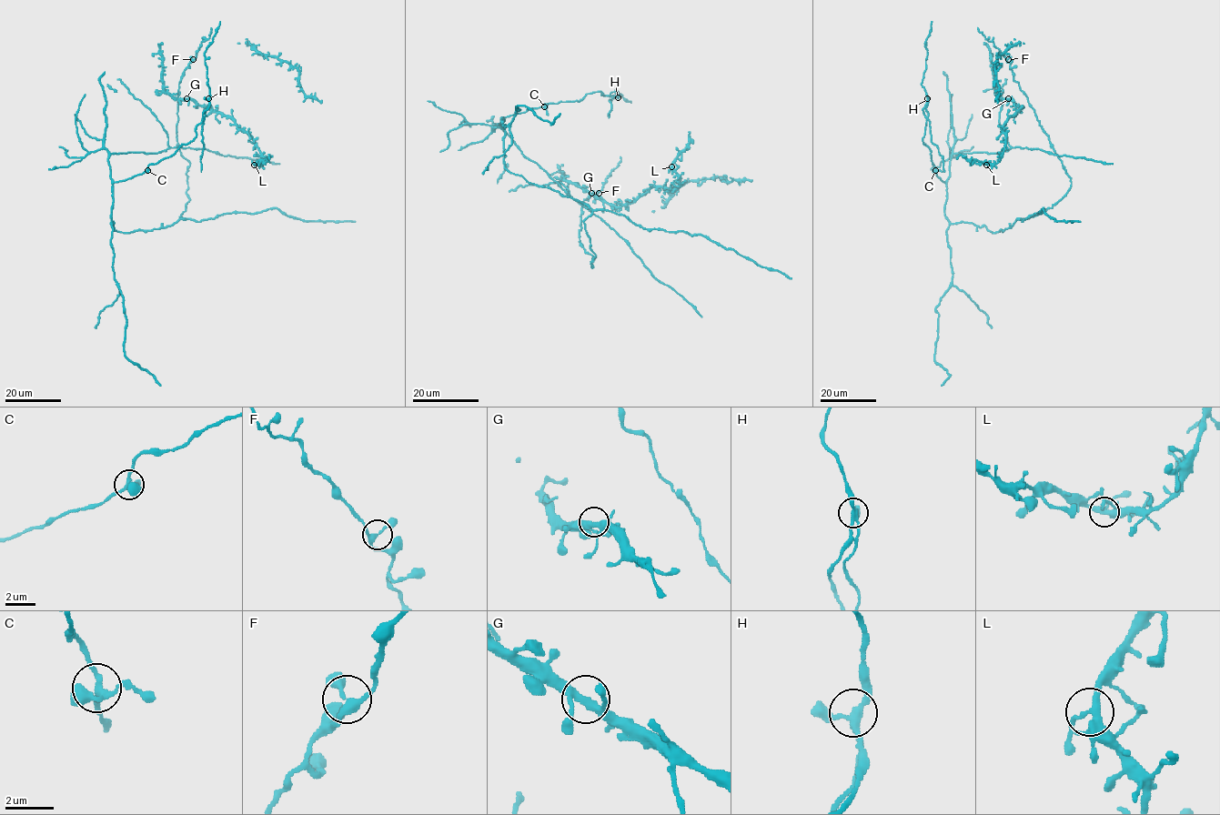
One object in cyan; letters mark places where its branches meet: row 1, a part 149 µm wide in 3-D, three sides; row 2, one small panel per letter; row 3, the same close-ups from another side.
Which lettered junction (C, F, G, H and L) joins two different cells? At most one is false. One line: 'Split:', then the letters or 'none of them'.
Split: H

